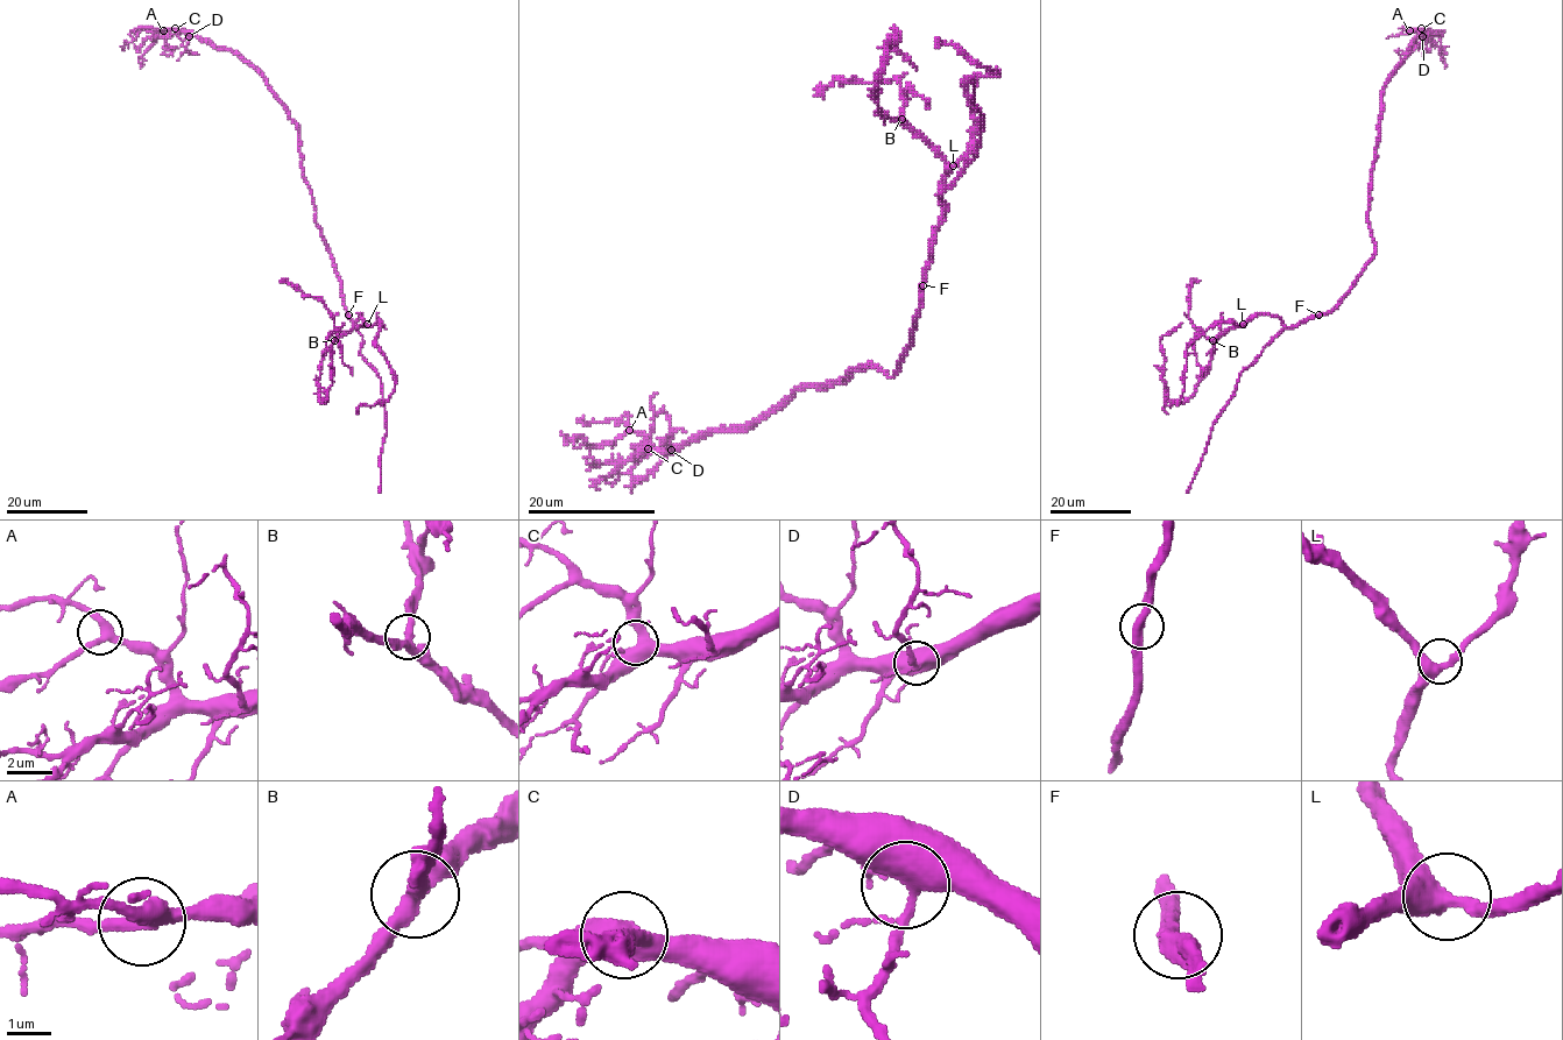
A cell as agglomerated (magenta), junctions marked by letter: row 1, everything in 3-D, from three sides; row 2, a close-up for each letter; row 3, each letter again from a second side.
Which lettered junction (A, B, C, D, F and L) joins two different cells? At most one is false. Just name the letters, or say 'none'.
none

